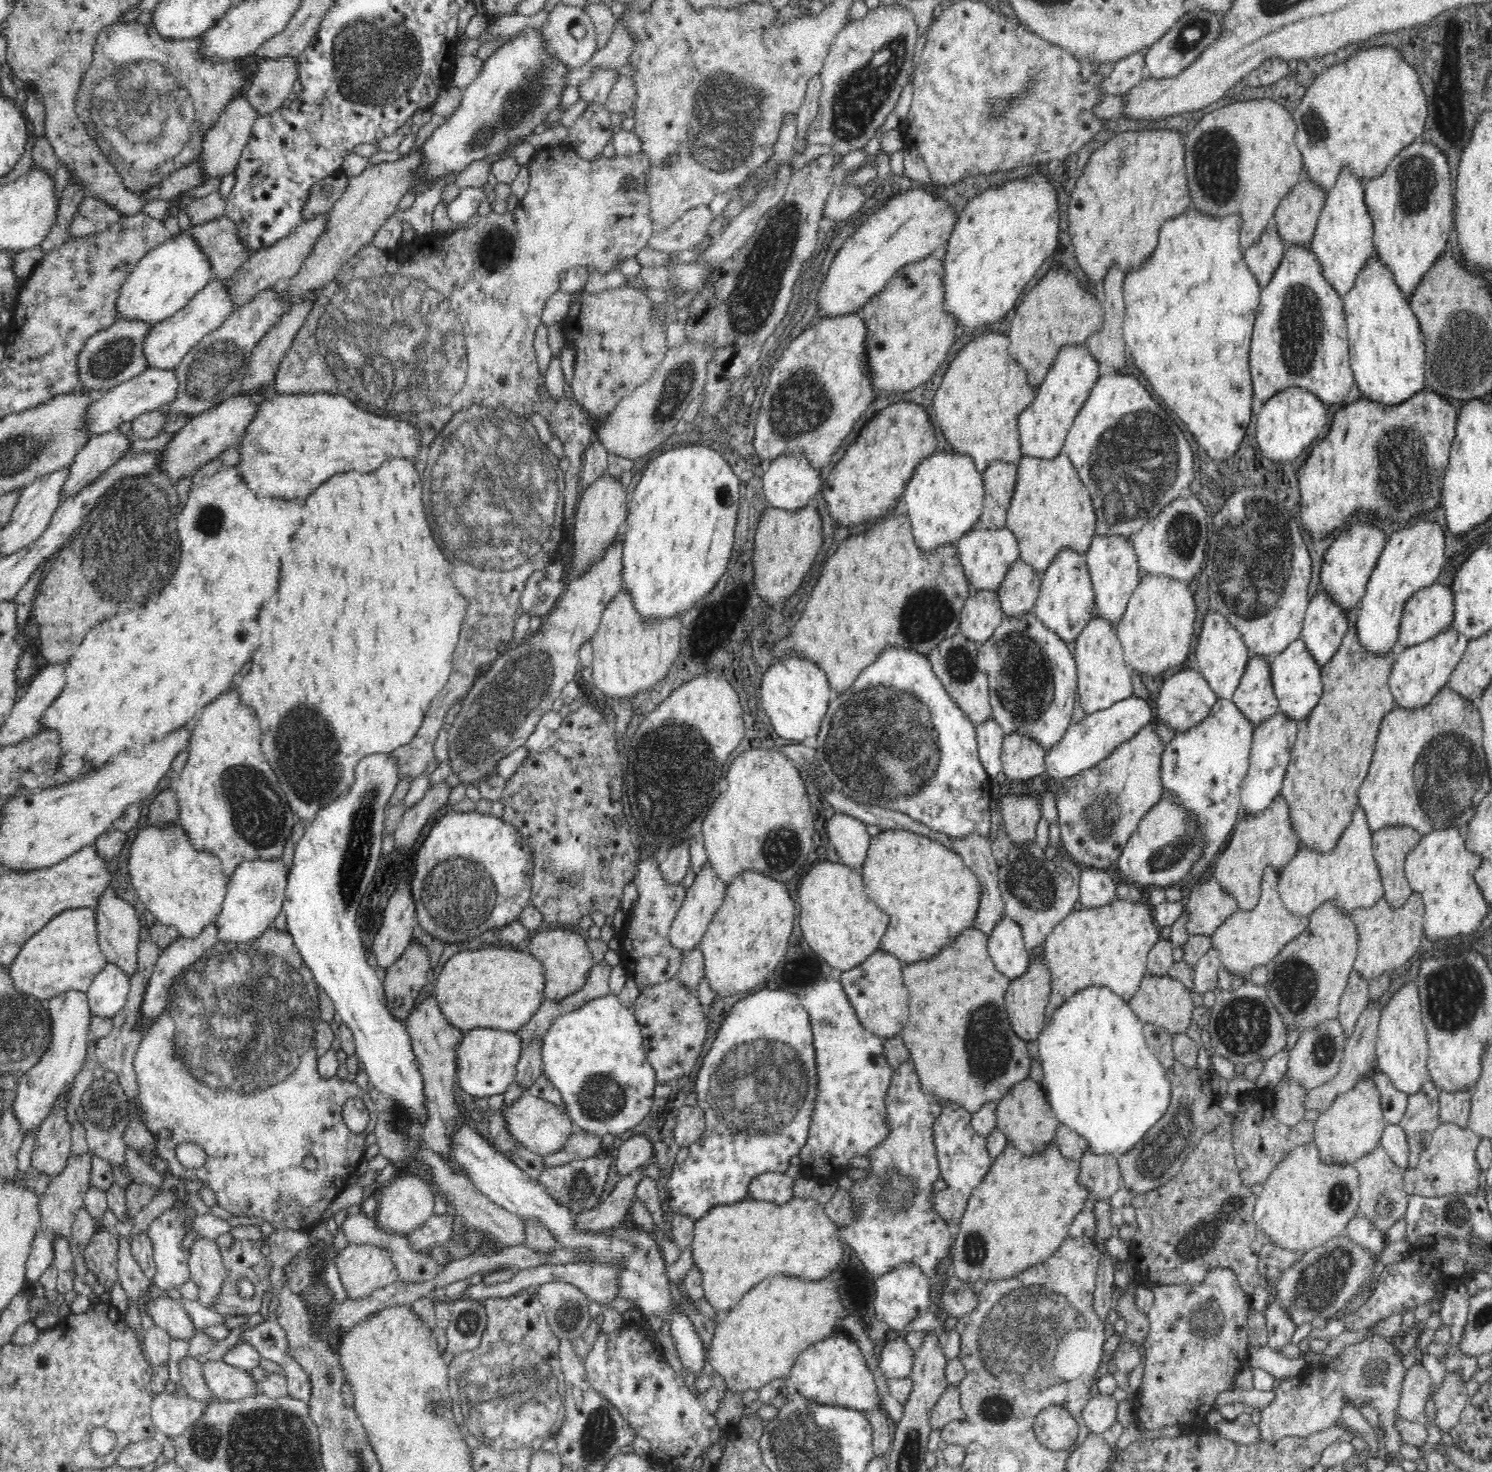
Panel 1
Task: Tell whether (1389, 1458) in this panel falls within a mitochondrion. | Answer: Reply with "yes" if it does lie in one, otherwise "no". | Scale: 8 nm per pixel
no

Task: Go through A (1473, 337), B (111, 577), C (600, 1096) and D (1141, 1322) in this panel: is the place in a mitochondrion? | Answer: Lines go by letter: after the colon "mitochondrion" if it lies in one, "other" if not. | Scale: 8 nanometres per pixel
A: mitochondrion
B: mitochondrion
C: mitochondrion
D: other

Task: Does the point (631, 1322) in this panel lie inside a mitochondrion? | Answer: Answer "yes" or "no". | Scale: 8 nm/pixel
no

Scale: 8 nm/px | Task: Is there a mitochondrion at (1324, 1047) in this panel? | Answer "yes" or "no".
yes

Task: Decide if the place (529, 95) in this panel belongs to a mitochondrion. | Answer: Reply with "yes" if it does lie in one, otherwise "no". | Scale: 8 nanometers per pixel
yes

